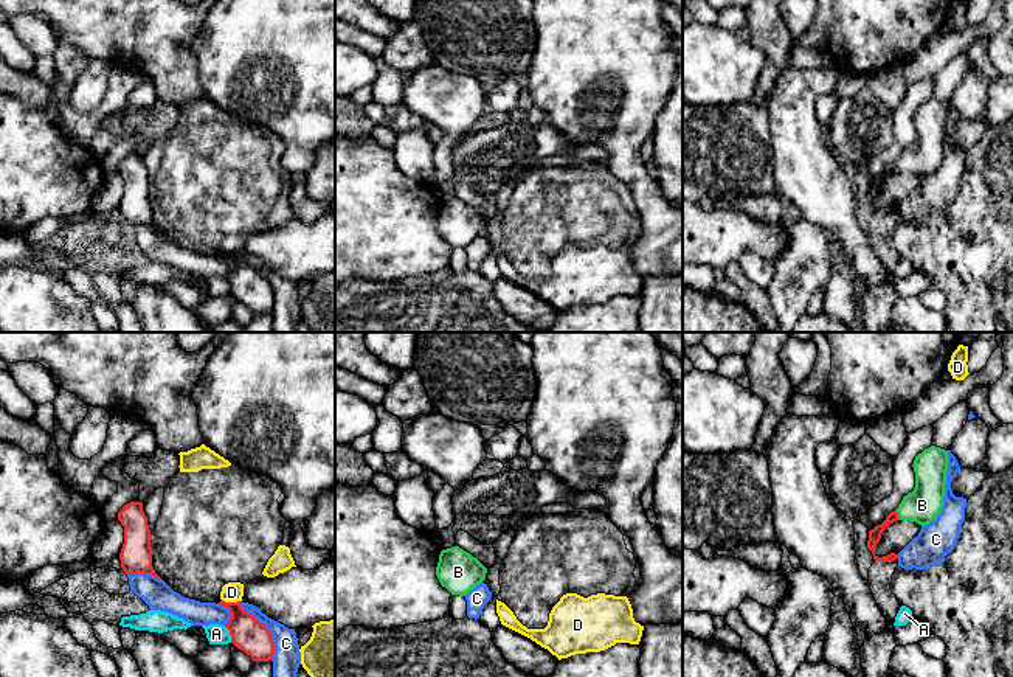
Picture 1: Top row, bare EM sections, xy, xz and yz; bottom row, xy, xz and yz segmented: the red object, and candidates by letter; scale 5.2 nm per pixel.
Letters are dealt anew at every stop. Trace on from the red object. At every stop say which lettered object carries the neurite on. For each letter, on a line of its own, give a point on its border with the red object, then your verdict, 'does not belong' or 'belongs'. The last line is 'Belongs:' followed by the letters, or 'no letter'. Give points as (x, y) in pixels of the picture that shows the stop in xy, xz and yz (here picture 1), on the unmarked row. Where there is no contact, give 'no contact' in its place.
A: contact xy (230, 286); does not belong
B: contact yz (897, 166); belongs
C: contact xy (267, 281); does not belong
D: contact xy (231, 255); does not belong
Belongs: B

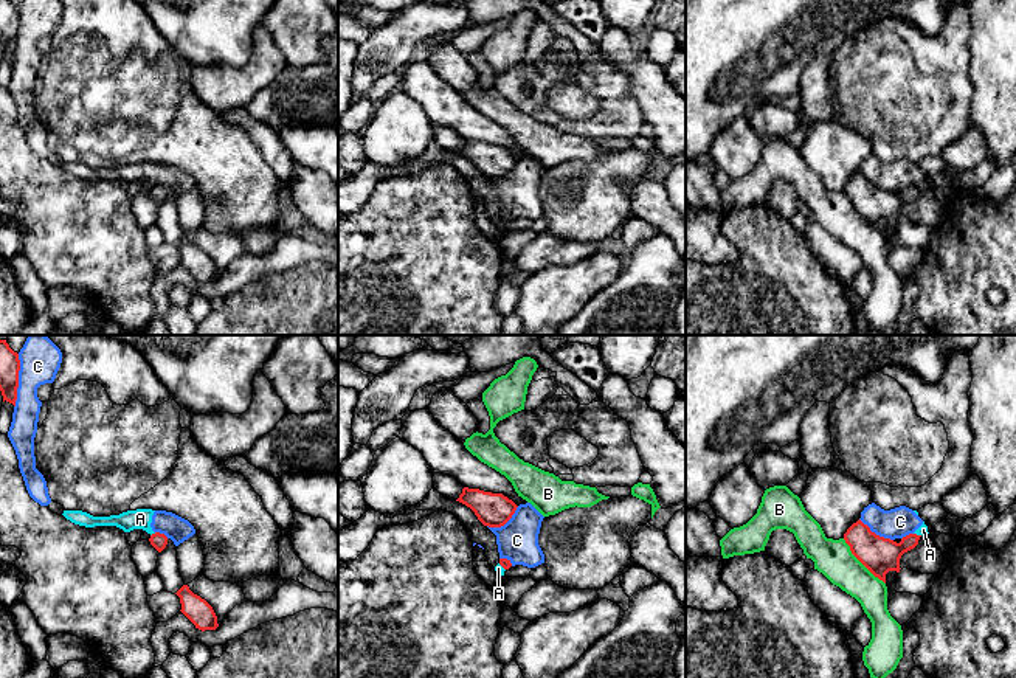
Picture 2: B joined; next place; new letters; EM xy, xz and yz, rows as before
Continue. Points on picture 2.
A: contact xy (152, 186); does not belong
B: contact yz (861, 214); does not belong
C: contact xy (17, 33); does not belong
Belongs: no letter

